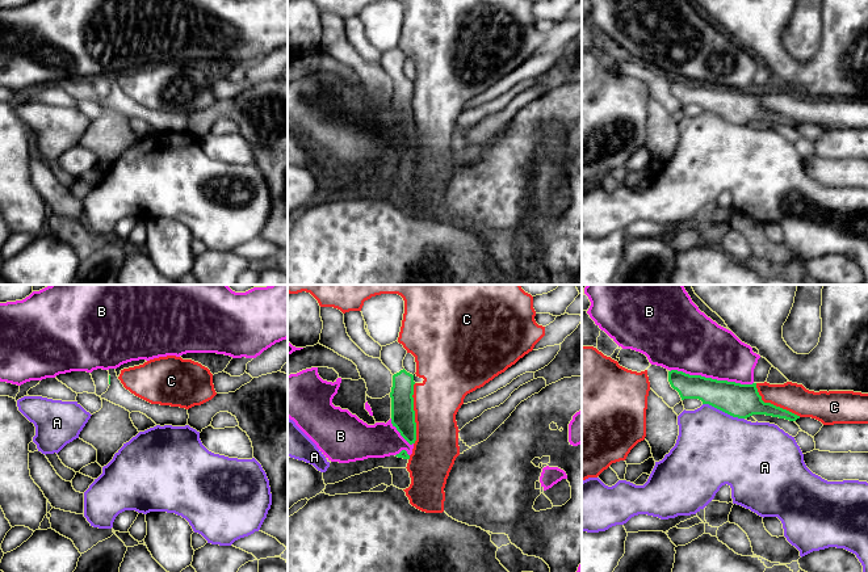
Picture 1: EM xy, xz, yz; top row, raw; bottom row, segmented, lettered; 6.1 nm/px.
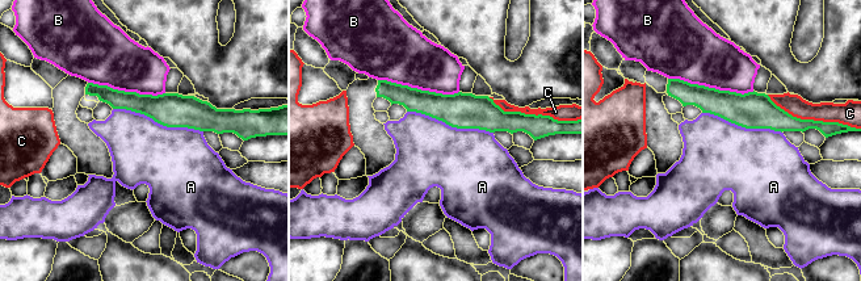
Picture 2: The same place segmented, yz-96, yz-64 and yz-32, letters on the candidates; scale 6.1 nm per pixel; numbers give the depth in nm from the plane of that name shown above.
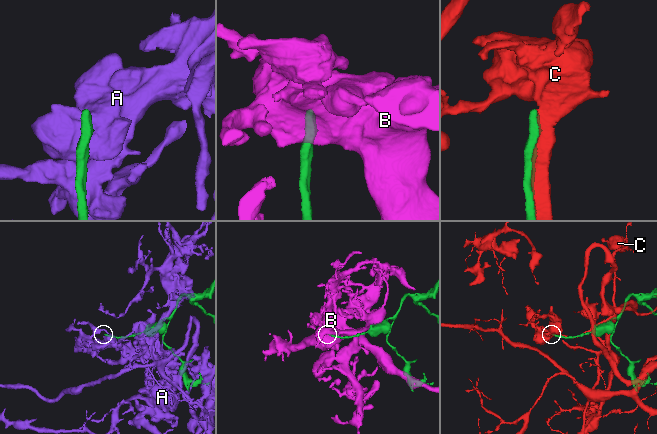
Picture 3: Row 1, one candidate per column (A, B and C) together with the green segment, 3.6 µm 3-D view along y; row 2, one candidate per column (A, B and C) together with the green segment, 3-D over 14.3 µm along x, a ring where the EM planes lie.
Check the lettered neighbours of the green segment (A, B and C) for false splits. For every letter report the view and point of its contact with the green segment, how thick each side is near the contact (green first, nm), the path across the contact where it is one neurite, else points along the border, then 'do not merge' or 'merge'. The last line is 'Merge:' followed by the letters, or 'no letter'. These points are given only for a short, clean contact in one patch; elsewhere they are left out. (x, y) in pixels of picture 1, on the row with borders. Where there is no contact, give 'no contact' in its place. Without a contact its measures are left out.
A: yz (724, 411) | 200/460 nm | do not merge
B: yz (711, 378) | 200/380 nm | do not merge
C: xz (414, 413) | 140/280 nm | do not merge
Merge: no letter

